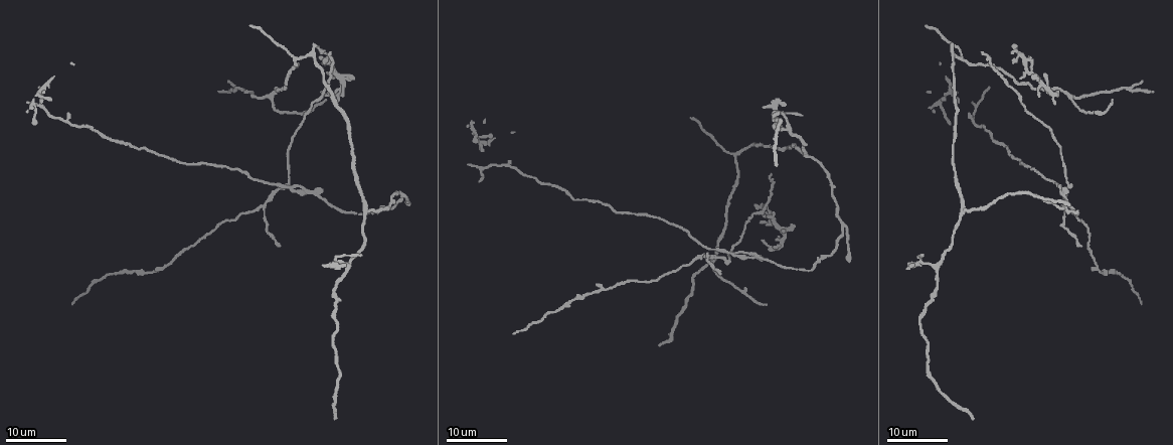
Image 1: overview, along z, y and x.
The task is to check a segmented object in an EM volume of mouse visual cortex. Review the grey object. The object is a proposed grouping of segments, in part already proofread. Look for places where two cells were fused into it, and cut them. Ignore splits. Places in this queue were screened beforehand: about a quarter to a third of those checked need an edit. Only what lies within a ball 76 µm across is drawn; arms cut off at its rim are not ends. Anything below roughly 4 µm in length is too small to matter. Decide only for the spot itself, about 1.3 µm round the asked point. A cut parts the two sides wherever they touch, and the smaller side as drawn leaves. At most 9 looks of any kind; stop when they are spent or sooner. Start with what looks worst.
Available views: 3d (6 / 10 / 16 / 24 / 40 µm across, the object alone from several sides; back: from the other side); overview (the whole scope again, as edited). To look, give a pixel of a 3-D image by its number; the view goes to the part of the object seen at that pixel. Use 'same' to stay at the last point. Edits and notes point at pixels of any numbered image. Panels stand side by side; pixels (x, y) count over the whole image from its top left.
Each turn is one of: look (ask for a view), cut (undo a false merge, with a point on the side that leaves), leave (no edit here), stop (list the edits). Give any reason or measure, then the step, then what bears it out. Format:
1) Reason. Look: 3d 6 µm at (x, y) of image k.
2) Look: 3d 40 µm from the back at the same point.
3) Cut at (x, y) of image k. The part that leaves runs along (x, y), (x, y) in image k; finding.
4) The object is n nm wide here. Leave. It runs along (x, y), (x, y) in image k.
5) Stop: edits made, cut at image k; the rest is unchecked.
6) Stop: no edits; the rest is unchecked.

Four arms meet. Look: 3d 16 µm at (724, 252) of image 1.

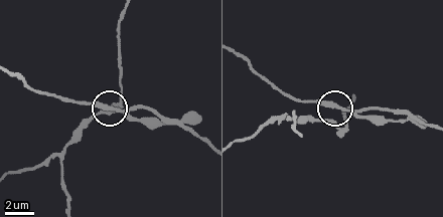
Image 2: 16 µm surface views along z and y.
Closer look. Look: 3d 6 µm at (110, 108) of image 2.

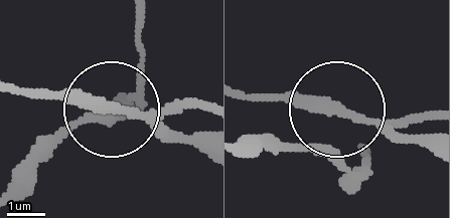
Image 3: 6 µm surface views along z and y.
4 arms meet here. Leave. All the same cell.

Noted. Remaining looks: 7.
Three-way junction. Look: 3d 24 µm at (1070, 96) of image 1.

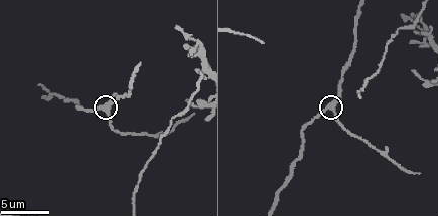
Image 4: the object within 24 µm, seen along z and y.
Look: 3d 10 µm at (104, 107) of image 4.

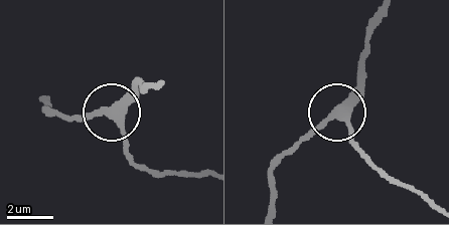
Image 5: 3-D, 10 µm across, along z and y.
The object is 320 nm wide here. Leave. It runs along (384, 17), (369, 34), (360, 86), (339, 111), (360, 154) in image 5; continuous, no second cell.

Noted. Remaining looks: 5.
Three-way junction. Look: 3d 16 µm at (264, 207) of image 1.

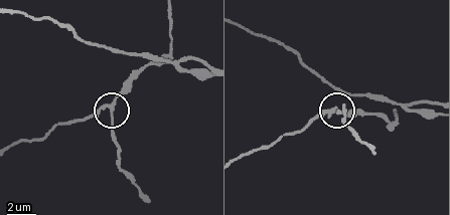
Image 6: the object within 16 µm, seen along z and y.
Look: 3d 10 µm at (335, 108) of image 6.

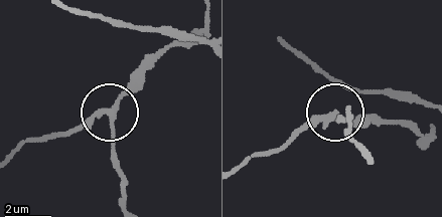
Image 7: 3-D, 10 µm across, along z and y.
3 arms meet here. Cut at (79, 127) of image 7. The part that leaves runs along (104, 114), (13, 148) in image 7; a second cell is stuck on.

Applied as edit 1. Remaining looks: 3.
Two arms in line, one across. Look: 3d 16 µm at (961, 209) of image 1.

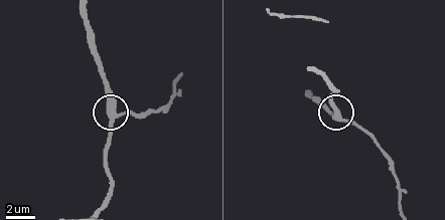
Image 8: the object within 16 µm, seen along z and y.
Look: 3d 10 µm at (336, 117) of image 8.

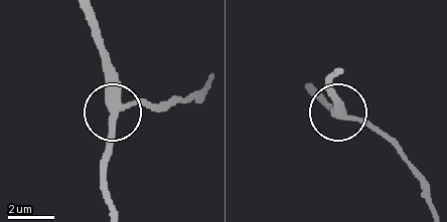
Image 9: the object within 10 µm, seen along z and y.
3 arms meet here. Leave. Continuous, no second cell.

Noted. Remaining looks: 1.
Stop: edits made, cut at image 7; the rest is unchecked.

